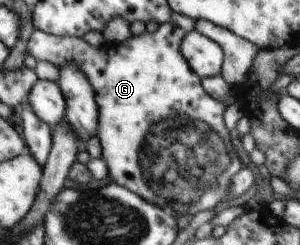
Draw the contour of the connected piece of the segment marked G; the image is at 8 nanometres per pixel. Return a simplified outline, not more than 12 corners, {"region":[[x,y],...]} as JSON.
{"region":[[184,30],[93,48],[74,62],[115,184],[178,215],[228,199],[241,162],[226,105],[181,54]]}

